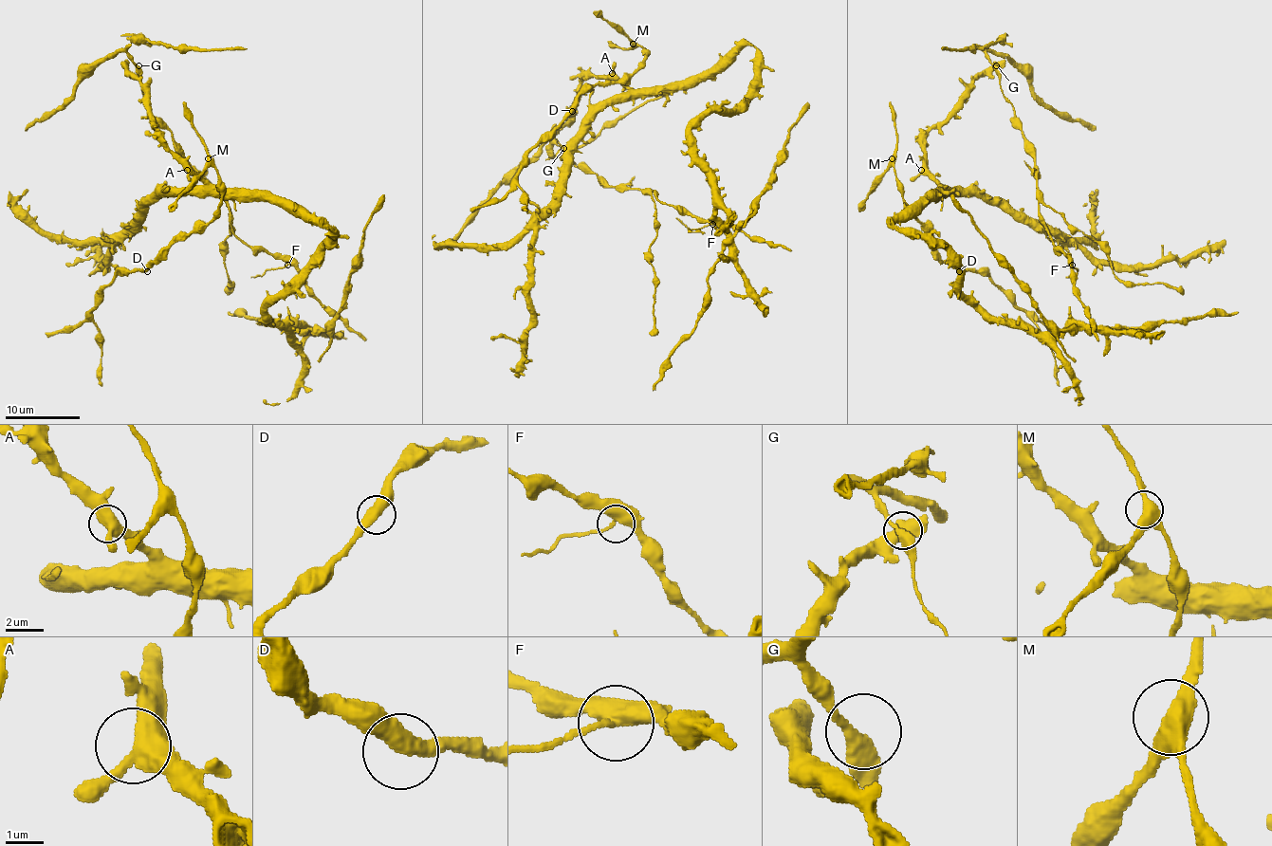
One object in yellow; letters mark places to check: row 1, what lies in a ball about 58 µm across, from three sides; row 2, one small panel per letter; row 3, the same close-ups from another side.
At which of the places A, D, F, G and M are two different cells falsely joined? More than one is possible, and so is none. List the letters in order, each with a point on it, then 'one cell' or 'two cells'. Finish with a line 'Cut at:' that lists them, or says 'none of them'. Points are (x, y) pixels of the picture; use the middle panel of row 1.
A: place (612, 73); one cell
D: place (572, 111); one cell
F: place (712, 224); one cell
G: place (563, 148); one cell
M: place (633, 44); one cell
Cut at: none of them

